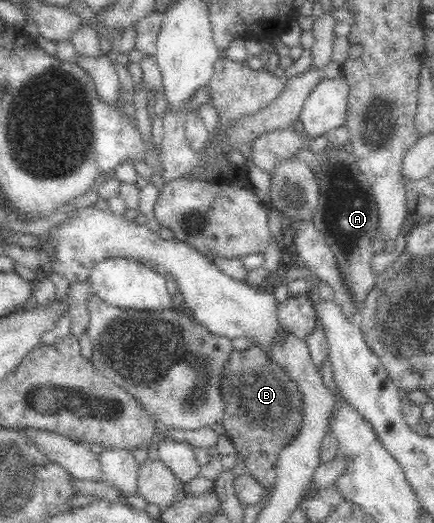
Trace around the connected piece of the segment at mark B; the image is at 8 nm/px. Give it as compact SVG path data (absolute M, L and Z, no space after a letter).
M255 345L241 352L233 349L228 355L219 379L219 392L225 404L220 423L225 429L226 436L236 451L239 451L239 455L248 462L247 473L265 489L271 489L276 480L277 461L281 451L301 433L303 427L305 406L299 383L293 380L284 368L273 362L265 349Z

